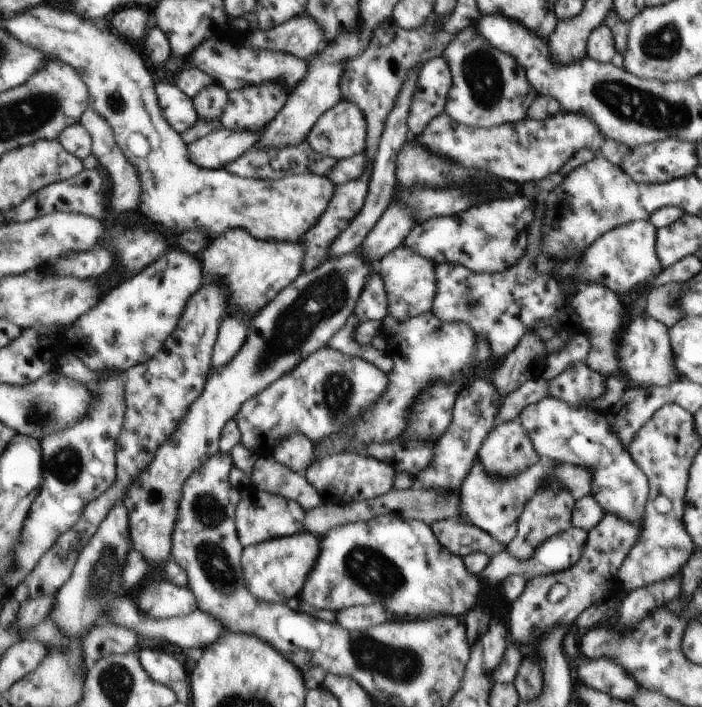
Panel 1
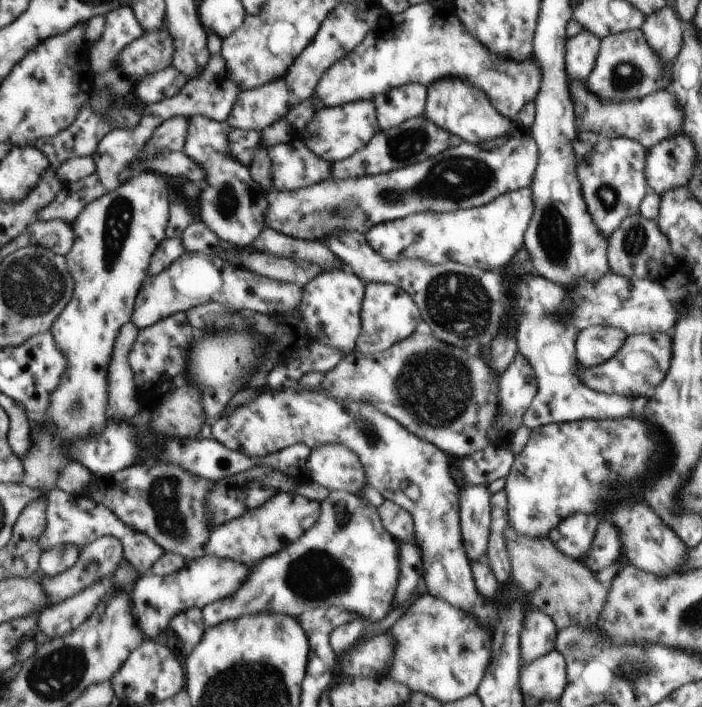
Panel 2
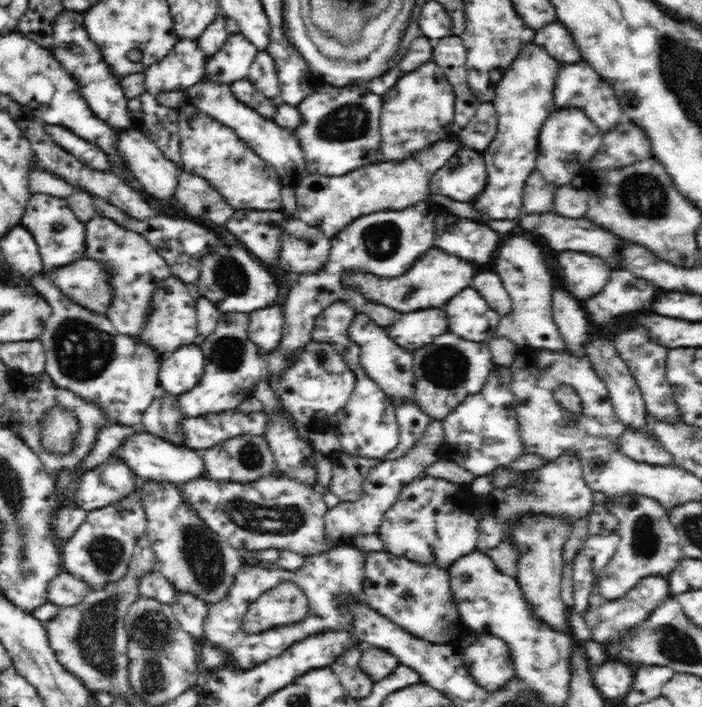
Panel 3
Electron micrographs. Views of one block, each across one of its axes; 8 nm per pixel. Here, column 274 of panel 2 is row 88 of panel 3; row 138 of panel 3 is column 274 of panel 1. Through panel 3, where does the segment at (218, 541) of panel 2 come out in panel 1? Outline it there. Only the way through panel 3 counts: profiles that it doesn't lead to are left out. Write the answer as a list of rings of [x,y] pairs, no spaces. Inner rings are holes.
[[[263,492],[254,493],[249,500],[241,500],[236,508],[236,525],[244,547],[263,543],[269,539],[288,537],[303,531],[304,516],[307,514],[296,502],[281,495]]]

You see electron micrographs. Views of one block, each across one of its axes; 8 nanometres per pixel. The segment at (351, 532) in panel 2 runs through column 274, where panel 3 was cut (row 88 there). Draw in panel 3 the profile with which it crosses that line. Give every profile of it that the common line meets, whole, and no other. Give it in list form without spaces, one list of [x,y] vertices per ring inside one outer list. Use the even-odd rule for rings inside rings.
[[[584,60],[572,64],[561,63],[552,94],[555,98],[554,110],[580,109],[603,133],[611,131],[620,122],[625,121],[625,117],[622,116],[623,108],[612,85],[604,81]]]

